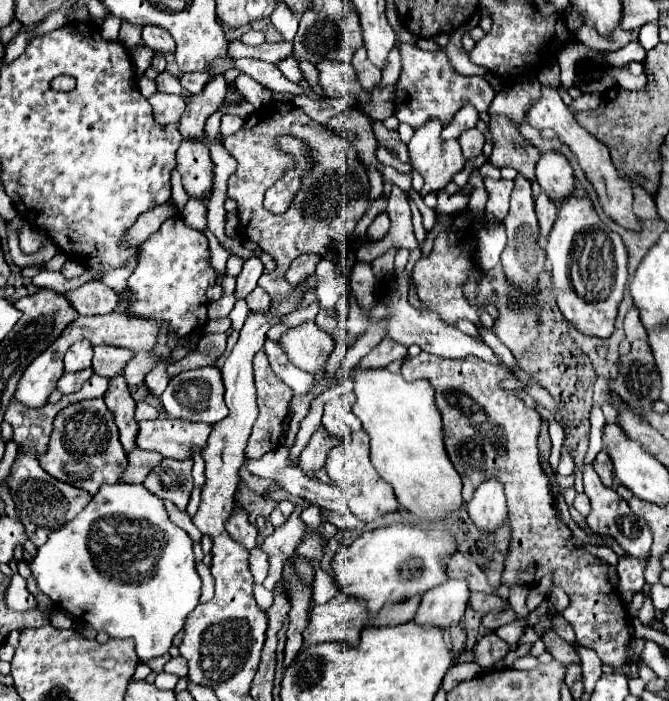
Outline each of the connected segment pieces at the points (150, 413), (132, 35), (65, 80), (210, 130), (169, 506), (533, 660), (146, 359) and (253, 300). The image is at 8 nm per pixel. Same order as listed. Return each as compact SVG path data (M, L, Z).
M137 402L135 420L153 420L155 416L159 416L159 412L155 410L155 406L151 406L147 402Z
M123 20L123 22L121 22L121 32L119 32L119 42L125 44L127 48L131 48L131 46L135 46L135 44L143 44L139 32L141 32L141 26L135 26L135 24Z
M61 75L54 78L51 82L51 86L55 90L69 91L76 85L76 80L72 76Z
M223 104L215 114L211 114L211 118L207 120L207 124L205 124L205 140L211 140L211 138L221 138L221 132L219 132L219 120L221 120L221 116L225 114L225 110L227 110L229 106L227 104Z
M169 500L164 501L164 506L172 522L177 522L195 542L201 540L201 532L193 526L193 522L191 522L191 518L189 518L189 514L187 514L185 510L179 510L179 508Z
M530 654L517 658L513 668L517 670L531 670L538 665L538 659Z
M135 352L124 370L127 385L134 387L144 382L146 375L153 369L156 363L157 359L148 352Z
M255 288L255 292L251 292L251 296L245 302L249 304L251 310L263 310L263 308L269 306L271 298L269 298L269 294L263 288Z

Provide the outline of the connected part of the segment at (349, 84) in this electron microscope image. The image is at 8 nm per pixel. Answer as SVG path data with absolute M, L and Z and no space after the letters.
M321 60L315 64L315 68L319 70L319 86L323 88L327 96L337 98L337 96L343 96L343 92L353 92L359 102L369 100L369 94L355 80L351 64L343 64L335 60Z

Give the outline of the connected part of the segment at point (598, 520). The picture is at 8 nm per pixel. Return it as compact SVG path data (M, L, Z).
M587 466L585 468L585 476L583 476L583 484L585 484L585 494L589 496L591 500L591 512L589 516L585 518L587 526L597 532L597 534L603 534L603 536L611 536L613 540L617 540L617 544L633 558L639 558L639 560L645 560L649 556L649 550L651 550L651 542L653 542L653 536L651 536L651 530L647 528L647 522L639 516L635 516L629 508L629 504L611 488L605 488L597 476L597 472Z

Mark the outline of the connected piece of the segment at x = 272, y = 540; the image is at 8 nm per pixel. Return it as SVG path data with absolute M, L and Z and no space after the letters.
M295 508L295 512L291 514L291 518L277 528L271 536L267 536L263 540L261 549L269 556L269 574L263 582L263 586L267 590L273 590L275 584L281 580L281 572L283 572L283 562L293 556L301 542L301 536L305 534L305 524L299 518L299 512L303 508Z

